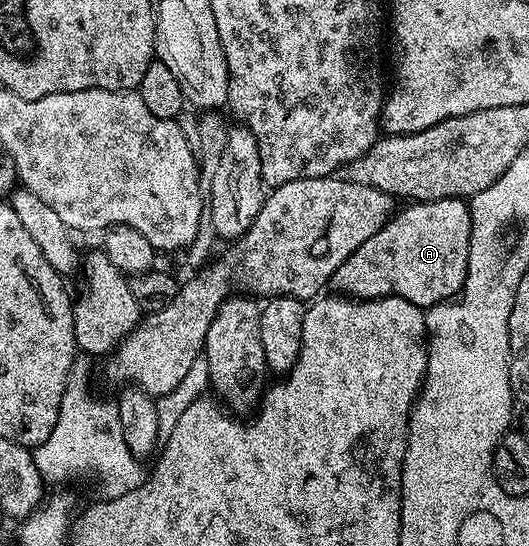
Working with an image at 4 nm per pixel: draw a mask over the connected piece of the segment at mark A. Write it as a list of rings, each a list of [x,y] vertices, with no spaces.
[[[465,199],[407,203],[336,270],[333,291],[356,300],[399,296],[417,308],[428,309],[452,298],[462,288],[471,234],[470,206]]]

